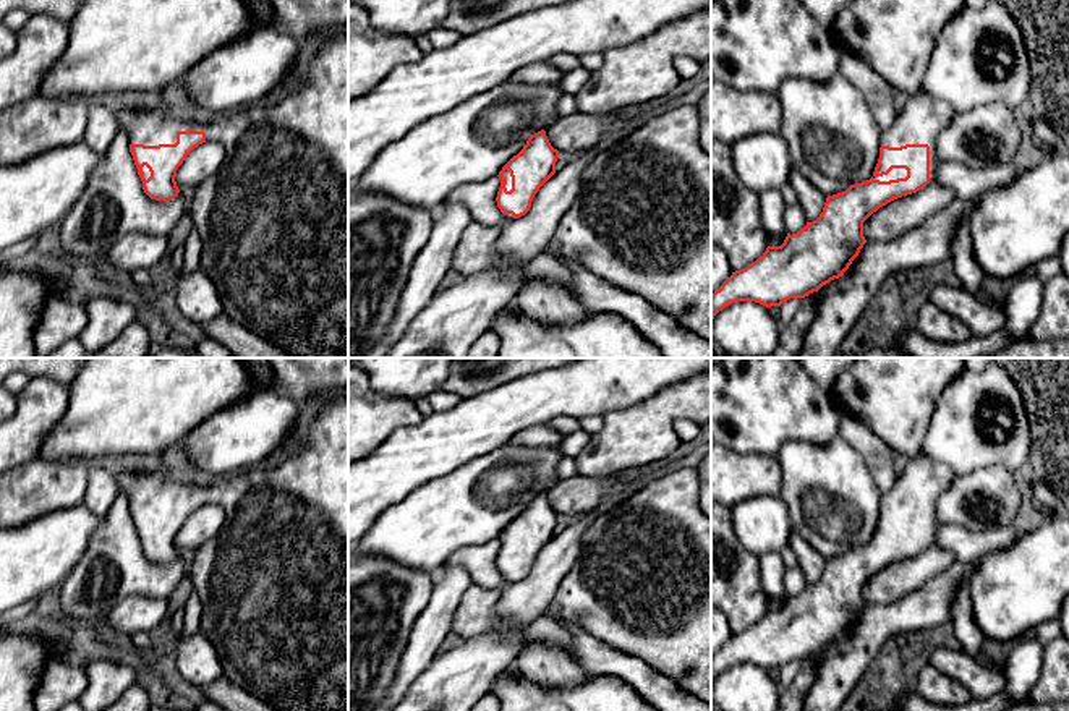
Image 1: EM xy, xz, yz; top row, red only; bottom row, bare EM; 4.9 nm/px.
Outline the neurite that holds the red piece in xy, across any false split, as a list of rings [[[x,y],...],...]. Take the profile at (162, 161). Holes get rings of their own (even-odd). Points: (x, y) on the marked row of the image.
[[[348,29],[322,37],[321,47],[309,63],[306,81],[275,105],[258,102],[214,120],[173,113],[164,107],[121,109],[115,113],[120,131],[128,134],[130,152],[138,168],[143,189],[155,201],[170,201],[178,196],[180,189],[175,181],[177,170],[194,147],[206,141],[219,141],[224,146],[225,159],[220,168],[198,185],[190,209],[194,228],[202,241],[199,269],[215,283],[224,314],[298,358],[348,358]]]

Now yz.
[[[923,89],[910,96],[894,125],[881,134],[879,159],[873,177],[828,196],[816,220],[807,222],[797,233],[787,233],[781,246],[768,246],[755,262],[732,272],[711,295],[711,326],[714,316],[732,303],[755,301],[766,308],[781,306],[790,298],[805,298],[842,277],[867,243],[863,222],[888,202],[917,193],[935,180],[938,167],[935,143],[954,115],[954,109],[946,100],[935,99]]]

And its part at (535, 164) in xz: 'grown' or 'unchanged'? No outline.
grown

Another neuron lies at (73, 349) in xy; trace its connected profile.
[[[75,338],[57,347],[47,358],[87,358],[83,343]]]

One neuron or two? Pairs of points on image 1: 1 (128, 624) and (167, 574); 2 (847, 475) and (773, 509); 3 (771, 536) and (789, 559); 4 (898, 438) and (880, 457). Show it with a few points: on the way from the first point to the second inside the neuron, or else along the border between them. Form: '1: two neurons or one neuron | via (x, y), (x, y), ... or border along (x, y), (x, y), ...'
1: two neurons | border along (166, 598), (125, 596), (112, 608)
2: two neurons | border along (779, 496), (796, 528)
3: two neurons | border along (787, 544), (779, 551)
4: two neurons | border along (862, 421), (894, 454)

